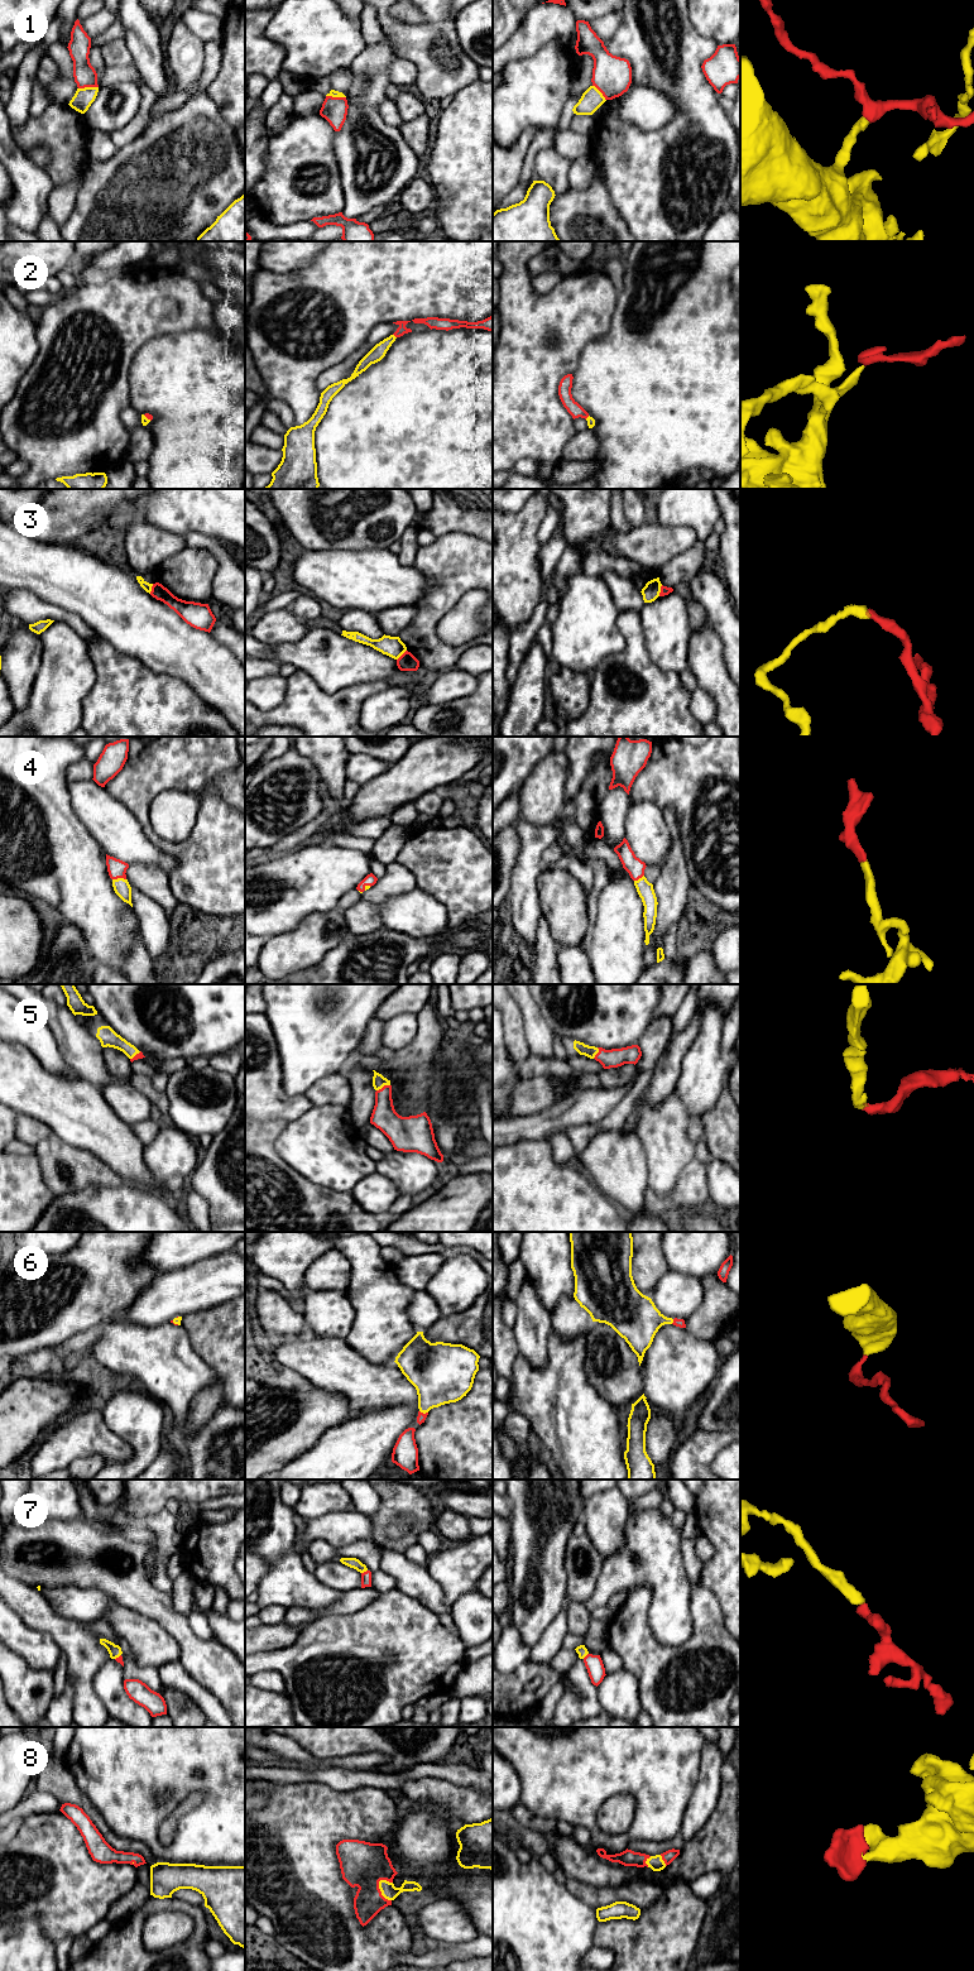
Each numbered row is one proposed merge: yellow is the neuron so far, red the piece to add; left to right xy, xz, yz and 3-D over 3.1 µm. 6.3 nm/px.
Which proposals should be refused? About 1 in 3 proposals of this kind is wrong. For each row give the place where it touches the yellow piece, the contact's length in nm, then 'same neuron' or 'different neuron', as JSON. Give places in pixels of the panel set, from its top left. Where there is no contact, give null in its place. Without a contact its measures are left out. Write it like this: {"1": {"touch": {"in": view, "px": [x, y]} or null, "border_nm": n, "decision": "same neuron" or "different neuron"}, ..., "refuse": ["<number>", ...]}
{"1": {"touch": {"in": "xy", "px": [87, 87]}, "border_nm": 130, "decision": "different neuron"}, "2": {"touch": {"in": "xz", "px": [394, 336]}, "border_nm": 40, "decision": "same neuron"}, "3": {"touch": {"in": "yz", "px": [660, 590]}, "border_nm": 80, "decision": "different neuron"}, "4": {"touch": {"in": "xy", "px": [119, 878]}, "border_nm": 90, "decision": "same neuron"}, "5": {"touch": {"in": "xz", "px": [383, 1085]}, "border_nm": 100, "decision": "same neuron"}, "6": {"touch": {"in": "xz", "px": [423, 1413]}, "border_nm": 60, "decision": "same neuron"}, "7": {"touch": {"in": "xz", "px": [364, 1571]}, "border_nm": 50, "decision": "same neuron"}, "8": {"touch": {"in": "xz", "px": [380, 1890]}, "border_nm": 160, "decision": "same neuron"}, "refuse": ["1", "3"]}

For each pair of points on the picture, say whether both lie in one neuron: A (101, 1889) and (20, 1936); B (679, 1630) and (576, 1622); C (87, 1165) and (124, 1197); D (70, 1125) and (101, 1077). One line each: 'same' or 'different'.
A: different
B: different
C: different
D: different

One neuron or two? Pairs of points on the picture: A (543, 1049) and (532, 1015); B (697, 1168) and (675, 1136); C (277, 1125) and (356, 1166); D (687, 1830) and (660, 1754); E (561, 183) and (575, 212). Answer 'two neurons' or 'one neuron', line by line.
A: one neuron
B: two neurons
C: two neurons
D: two neurons
E: two neurons

